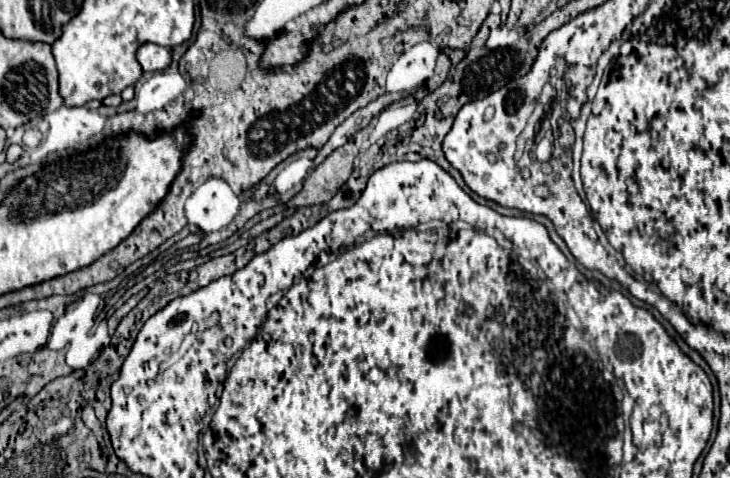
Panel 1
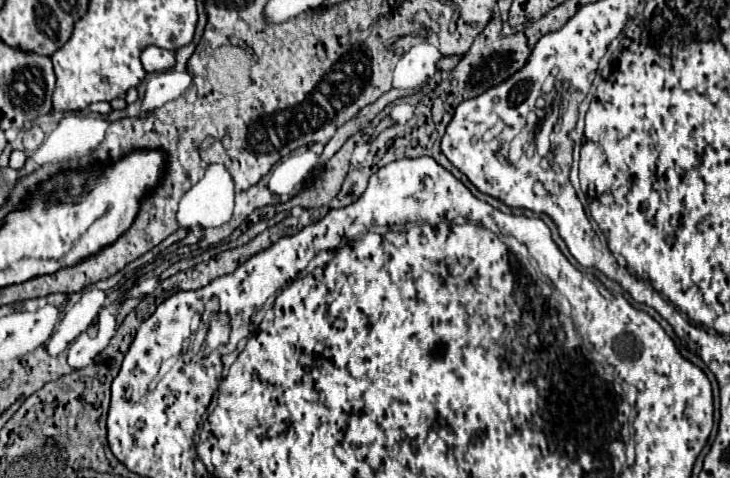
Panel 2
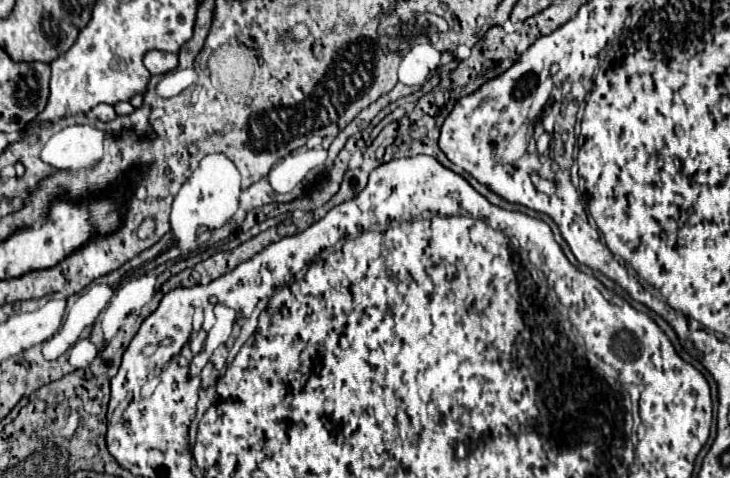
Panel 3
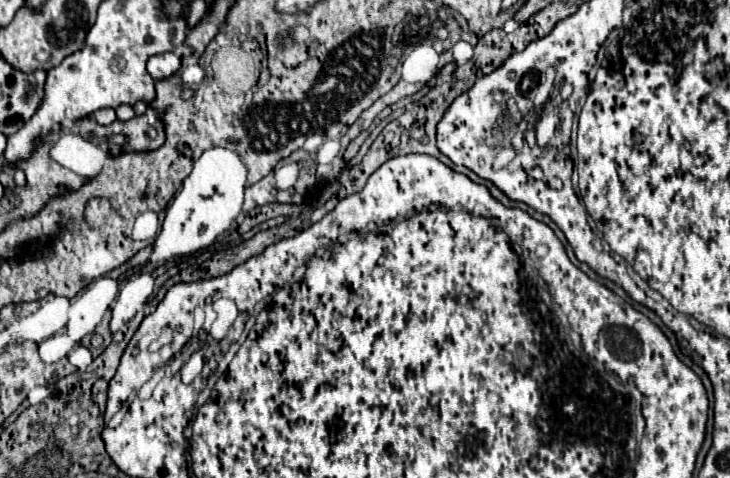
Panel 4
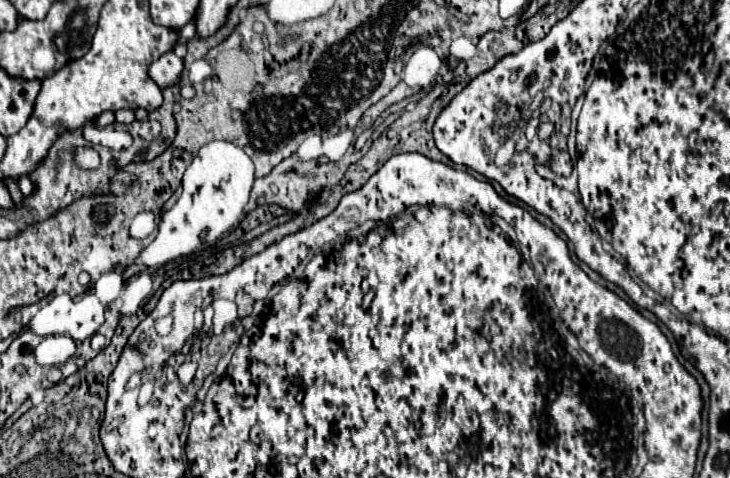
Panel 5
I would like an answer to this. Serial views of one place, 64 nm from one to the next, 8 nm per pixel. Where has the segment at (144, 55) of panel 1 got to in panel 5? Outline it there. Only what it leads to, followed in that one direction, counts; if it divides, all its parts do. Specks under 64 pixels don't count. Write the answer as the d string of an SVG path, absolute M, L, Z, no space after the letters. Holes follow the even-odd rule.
M168 52L150 64L148 74L160 88L166 88L180 80L182 68L184 68L182 60L174 52Z

